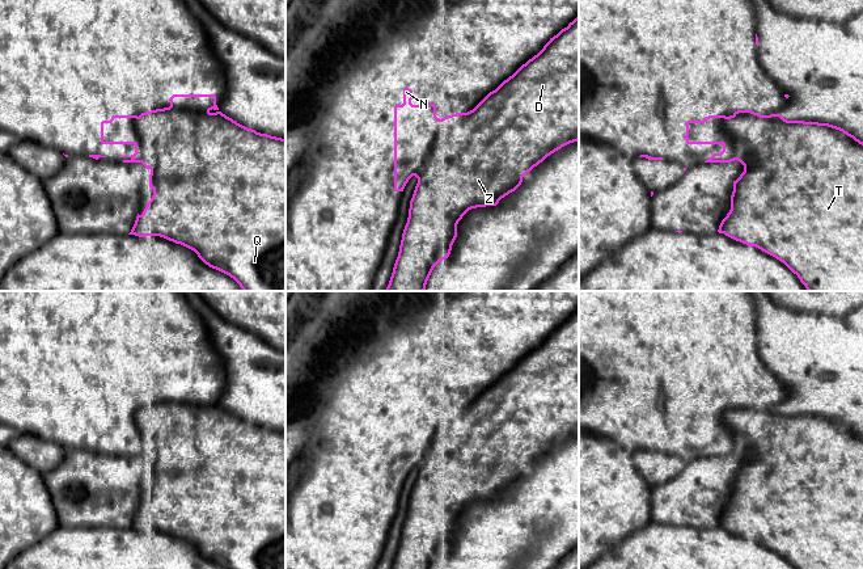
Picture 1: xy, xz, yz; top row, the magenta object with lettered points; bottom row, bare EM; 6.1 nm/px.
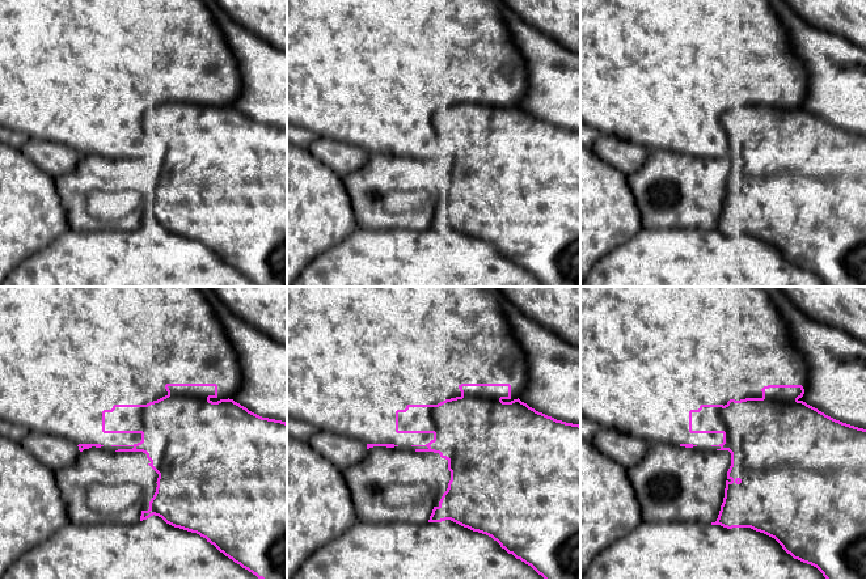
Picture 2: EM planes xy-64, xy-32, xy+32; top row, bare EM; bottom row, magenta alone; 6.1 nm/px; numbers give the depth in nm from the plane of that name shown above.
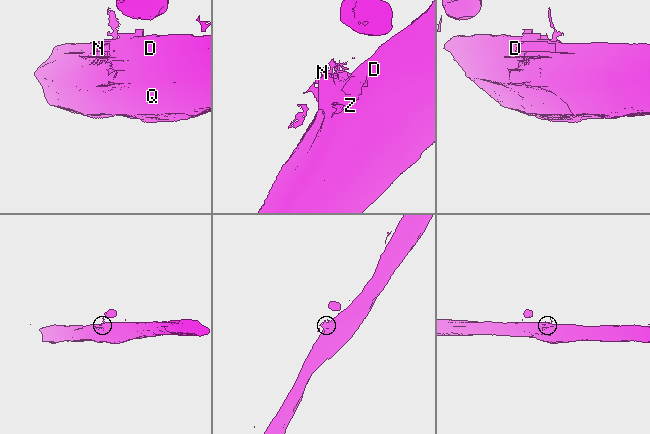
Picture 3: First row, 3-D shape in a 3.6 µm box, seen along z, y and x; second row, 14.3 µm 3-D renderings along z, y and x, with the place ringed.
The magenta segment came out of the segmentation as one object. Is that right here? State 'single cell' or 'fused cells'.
fused cells

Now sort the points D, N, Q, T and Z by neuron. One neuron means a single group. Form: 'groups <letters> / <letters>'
groups D Q T Z / N

